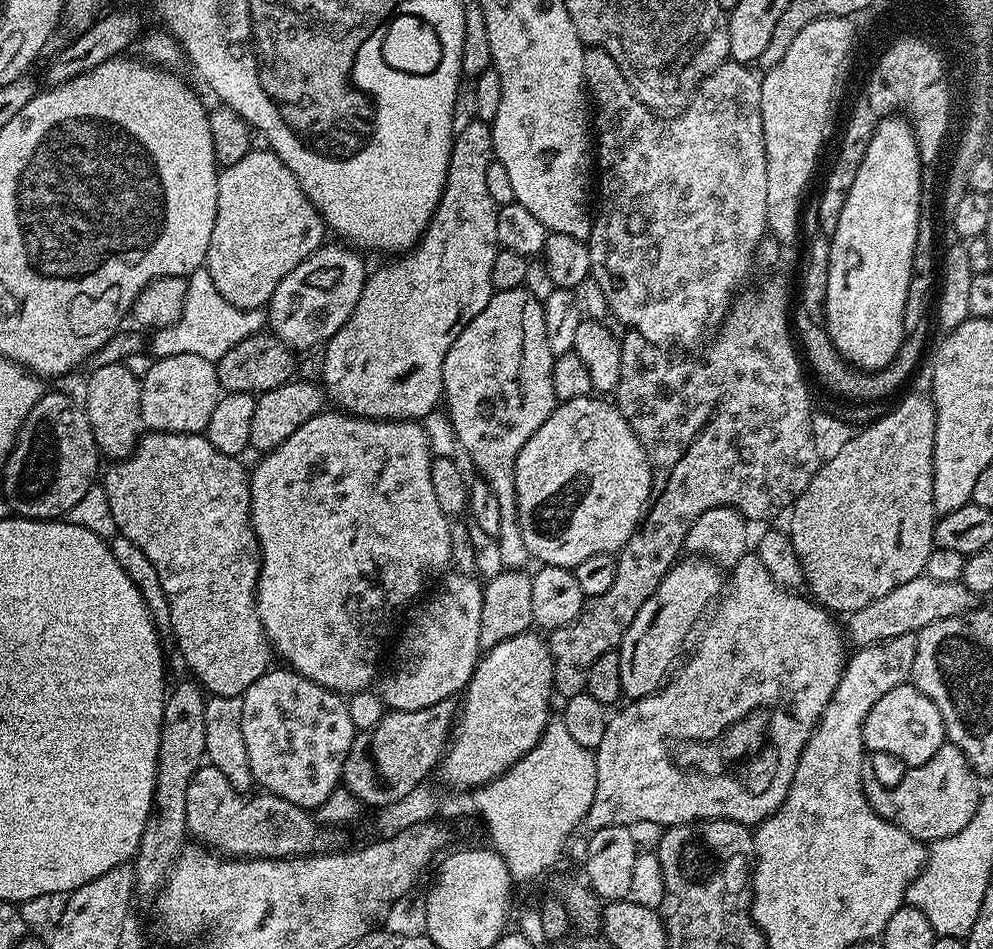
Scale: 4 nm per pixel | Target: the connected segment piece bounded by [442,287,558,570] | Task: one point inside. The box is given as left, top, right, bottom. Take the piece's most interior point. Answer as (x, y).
(498, 381)

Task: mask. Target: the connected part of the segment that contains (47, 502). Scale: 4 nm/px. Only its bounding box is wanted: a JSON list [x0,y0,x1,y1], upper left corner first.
[2,390,102,520]

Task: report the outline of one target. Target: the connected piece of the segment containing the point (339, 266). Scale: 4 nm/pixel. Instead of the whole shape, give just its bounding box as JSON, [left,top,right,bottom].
[266,243,368,352]

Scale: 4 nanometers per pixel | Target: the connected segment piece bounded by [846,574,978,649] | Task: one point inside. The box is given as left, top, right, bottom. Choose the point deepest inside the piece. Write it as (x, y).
(911, 607)

